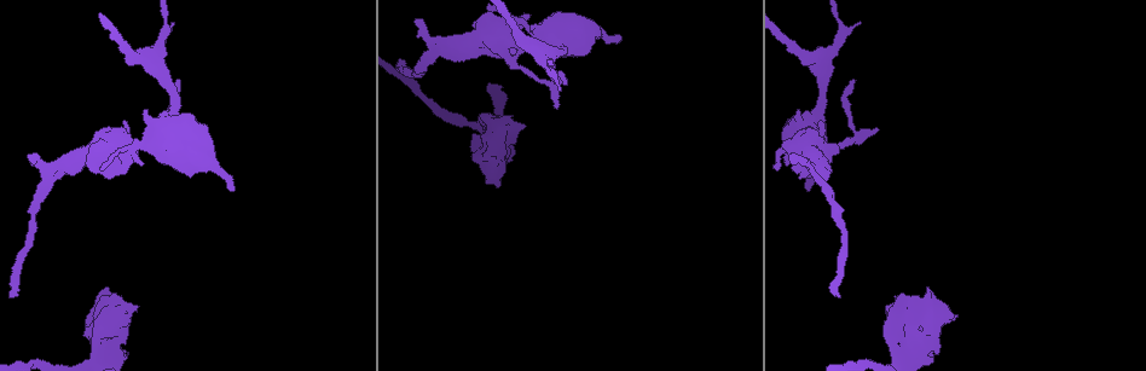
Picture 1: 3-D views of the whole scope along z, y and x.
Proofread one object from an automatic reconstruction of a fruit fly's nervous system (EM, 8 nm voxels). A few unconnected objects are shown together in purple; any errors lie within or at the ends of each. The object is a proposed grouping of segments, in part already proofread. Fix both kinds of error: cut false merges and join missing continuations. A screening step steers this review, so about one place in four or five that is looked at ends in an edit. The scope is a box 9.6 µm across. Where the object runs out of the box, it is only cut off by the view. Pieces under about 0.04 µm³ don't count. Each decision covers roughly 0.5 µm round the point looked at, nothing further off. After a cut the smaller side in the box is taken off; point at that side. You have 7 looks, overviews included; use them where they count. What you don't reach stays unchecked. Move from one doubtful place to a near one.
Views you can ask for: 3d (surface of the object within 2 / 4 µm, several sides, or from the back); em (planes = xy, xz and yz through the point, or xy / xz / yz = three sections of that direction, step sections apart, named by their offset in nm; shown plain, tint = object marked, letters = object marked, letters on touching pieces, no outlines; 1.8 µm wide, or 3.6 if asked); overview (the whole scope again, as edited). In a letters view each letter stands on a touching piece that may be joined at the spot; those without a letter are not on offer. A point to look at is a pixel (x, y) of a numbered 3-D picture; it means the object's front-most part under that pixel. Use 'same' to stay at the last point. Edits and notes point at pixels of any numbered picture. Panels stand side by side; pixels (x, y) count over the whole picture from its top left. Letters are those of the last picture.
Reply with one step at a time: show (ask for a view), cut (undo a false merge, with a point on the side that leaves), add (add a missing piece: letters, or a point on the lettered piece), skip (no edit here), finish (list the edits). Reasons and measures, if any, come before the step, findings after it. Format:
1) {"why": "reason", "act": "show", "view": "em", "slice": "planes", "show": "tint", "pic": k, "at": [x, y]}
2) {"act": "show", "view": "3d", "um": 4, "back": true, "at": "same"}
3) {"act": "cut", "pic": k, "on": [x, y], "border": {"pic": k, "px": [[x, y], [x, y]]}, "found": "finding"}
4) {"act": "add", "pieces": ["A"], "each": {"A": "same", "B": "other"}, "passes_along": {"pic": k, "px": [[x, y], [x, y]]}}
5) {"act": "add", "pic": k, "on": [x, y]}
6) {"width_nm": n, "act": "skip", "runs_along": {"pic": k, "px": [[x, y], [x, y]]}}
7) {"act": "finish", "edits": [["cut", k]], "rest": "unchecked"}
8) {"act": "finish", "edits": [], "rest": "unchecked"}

{"why": "branch stops here", "act": "show", "view": "em", "um": 3.6, "slice": "xy", "step": 8, "show": "plain", "pic": 1, "at": [509, 52]}

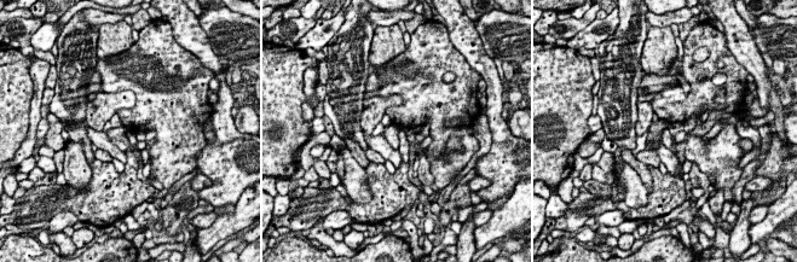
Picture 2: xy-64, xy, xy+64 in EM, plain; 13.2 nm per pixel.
{"act": "show", "view": "em", "um": 3.6, "slice": "xy", "step": 8, "show": "letters", "at": "same"}

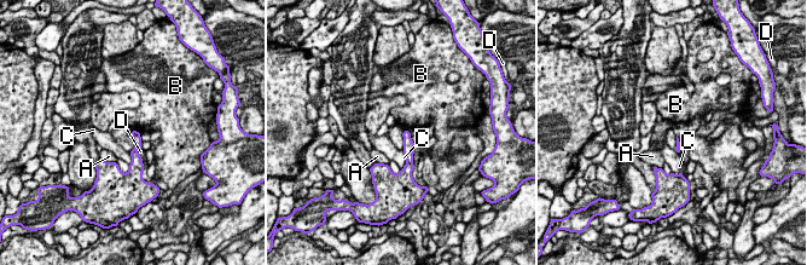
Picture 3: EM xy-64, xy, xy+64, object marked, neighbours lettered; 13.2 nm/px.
{"act": "skip", "each": {"A": "other", "B": "other", "C": "other", "D": "other"}, "found": "none of them fits"}

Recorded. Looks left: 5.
{"why": "branch stops here", "act": "show", "view": "em", "slice": "yz", "step": 16, "show": "letters", "pic": 1, "at": [416, 21]}

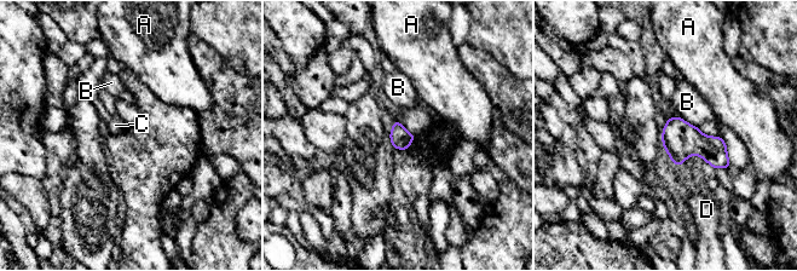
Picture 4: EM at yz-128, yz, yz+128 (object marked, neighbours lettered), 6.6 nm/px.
{"act": "show", "view": "em", "slice": "planes", "show": "letters", "at": "same"}

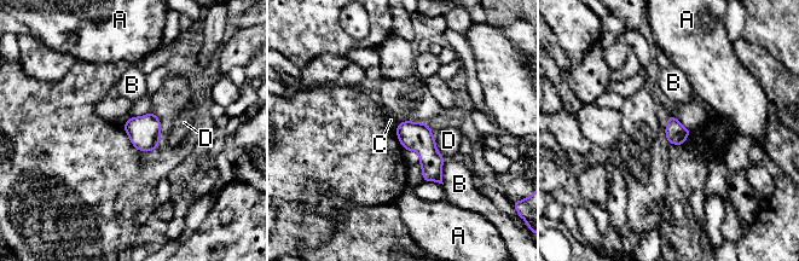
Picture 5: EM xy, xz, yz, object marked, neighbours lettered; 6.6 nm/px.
{"width_nm": 140, "act": "skip", "each": {"A": "other", "B": "other", "C": "other", "D": "other"}, "border": {"pic": 5, "px": [[399, 122], [395, 127]]}, "found": "none of them fits"}

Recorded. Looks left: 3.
{"why": "branch stops here", "act": "show", "view": "3d", "um": 4, "pic": 1, "at": [103, 289]}

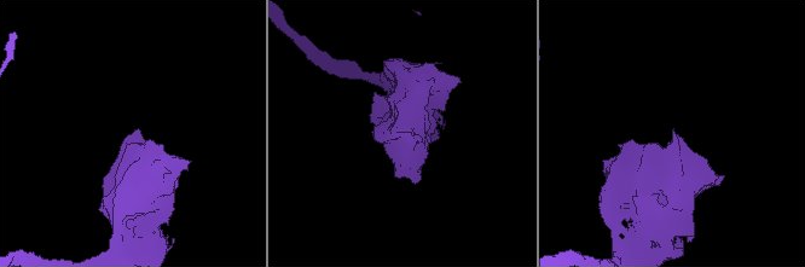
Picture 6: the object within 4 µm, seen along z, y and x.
{"why": "now the EM", "act": "show", "view": "em", "um": 3.6, "slice": "planes", "show": "letters", "pic": 6, "at": [135, 131]}

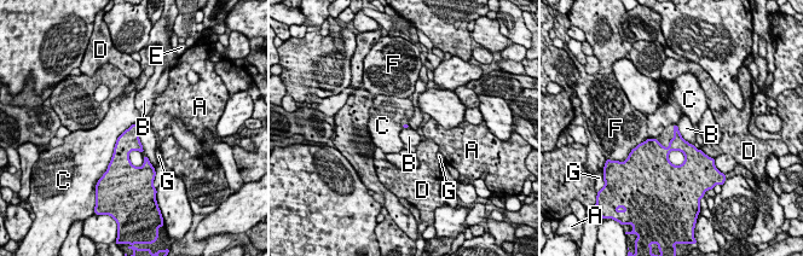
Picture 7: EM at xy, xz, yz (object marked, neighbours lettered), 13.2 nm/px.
{"act": "skip", "each": {"A": "other", "B": "other", "C": "other", "D": "other", "E": "other", "F": "other", "G": "other"}, "border": {"pic": 7, "px": [[136, 122], [117, 138], [110, 161]]}, "found": "none of them fits"}

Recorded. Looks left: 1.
{"act": "finish", "edits": [], "rest": "unchecked"}

